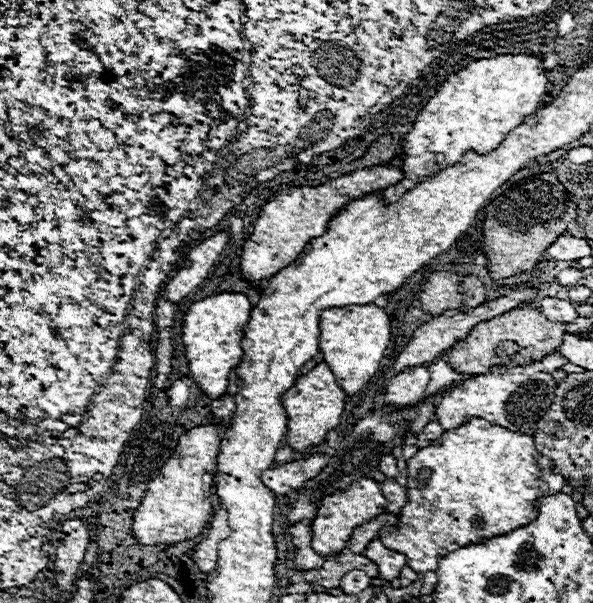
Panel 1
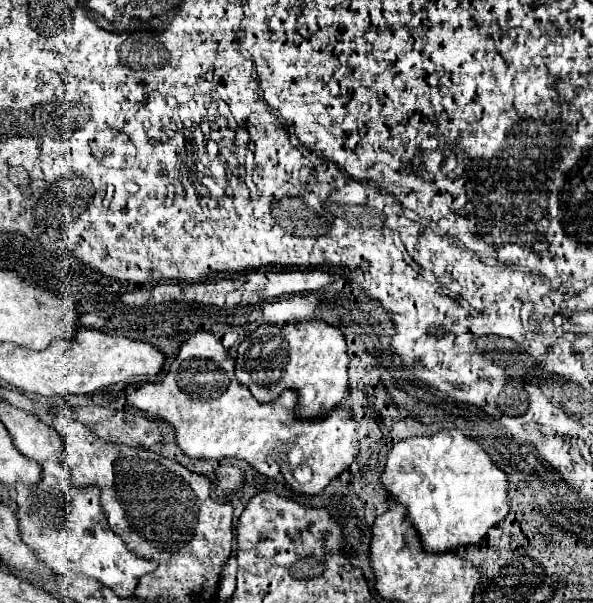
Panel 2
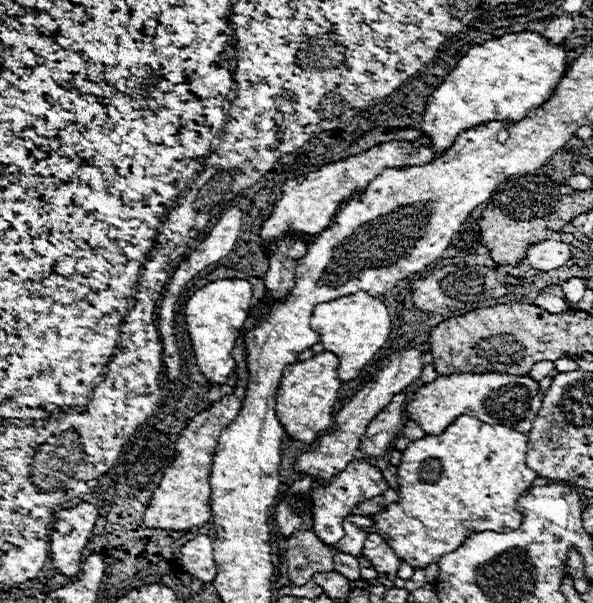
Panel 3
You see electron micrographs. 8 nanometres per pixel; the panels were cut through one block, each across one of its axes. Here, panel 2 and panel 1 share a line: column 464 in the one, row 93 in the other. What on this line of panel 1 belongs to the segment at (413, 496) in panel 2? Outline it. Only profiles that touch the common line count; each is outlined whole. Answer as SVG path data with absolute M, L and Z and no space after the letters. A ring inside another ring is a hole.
M504 54L504 56L496 56L490 60L476 60L472 64L468 64L464 70L452 74L440 88L438 92L428 100L428 104L422 108L422 112L418 114L414 128L406 134L404 142L402 142L402 172L406 180L414 180L414 182L398 182L392 188L388 188L382 194L384 202L396 202L406 190L414 188L414 184L424 182L426 178L434 176L438 170L446 168L446 166L436 166L438 158L442 158L448 166L456 164L466 150L474 150L478 154L486 154L492 152L494 148L498 148L498 144L508 136L508 132L512 132L516 126L520 126L524 122L526 116L534 114L540 106L542 106L542 96L546 94L546 70L542 68L542 60L536 56L526 56L526 54Z

